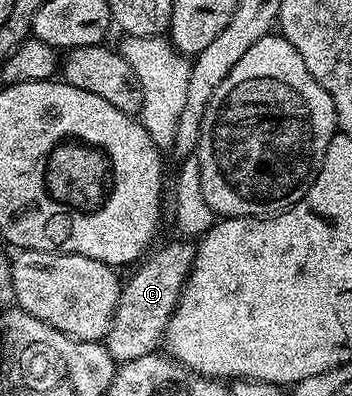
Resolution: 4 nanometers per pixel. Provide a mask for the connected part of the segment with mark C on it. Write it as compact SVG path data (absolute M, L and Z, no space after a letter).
M176 240L167 242L162 249L154 248L132 270L134 273L124 278L111 327L103 339L105 350L113 356L114 362L134 361L148 353L158 352L197 254L196 244L192 240Z

